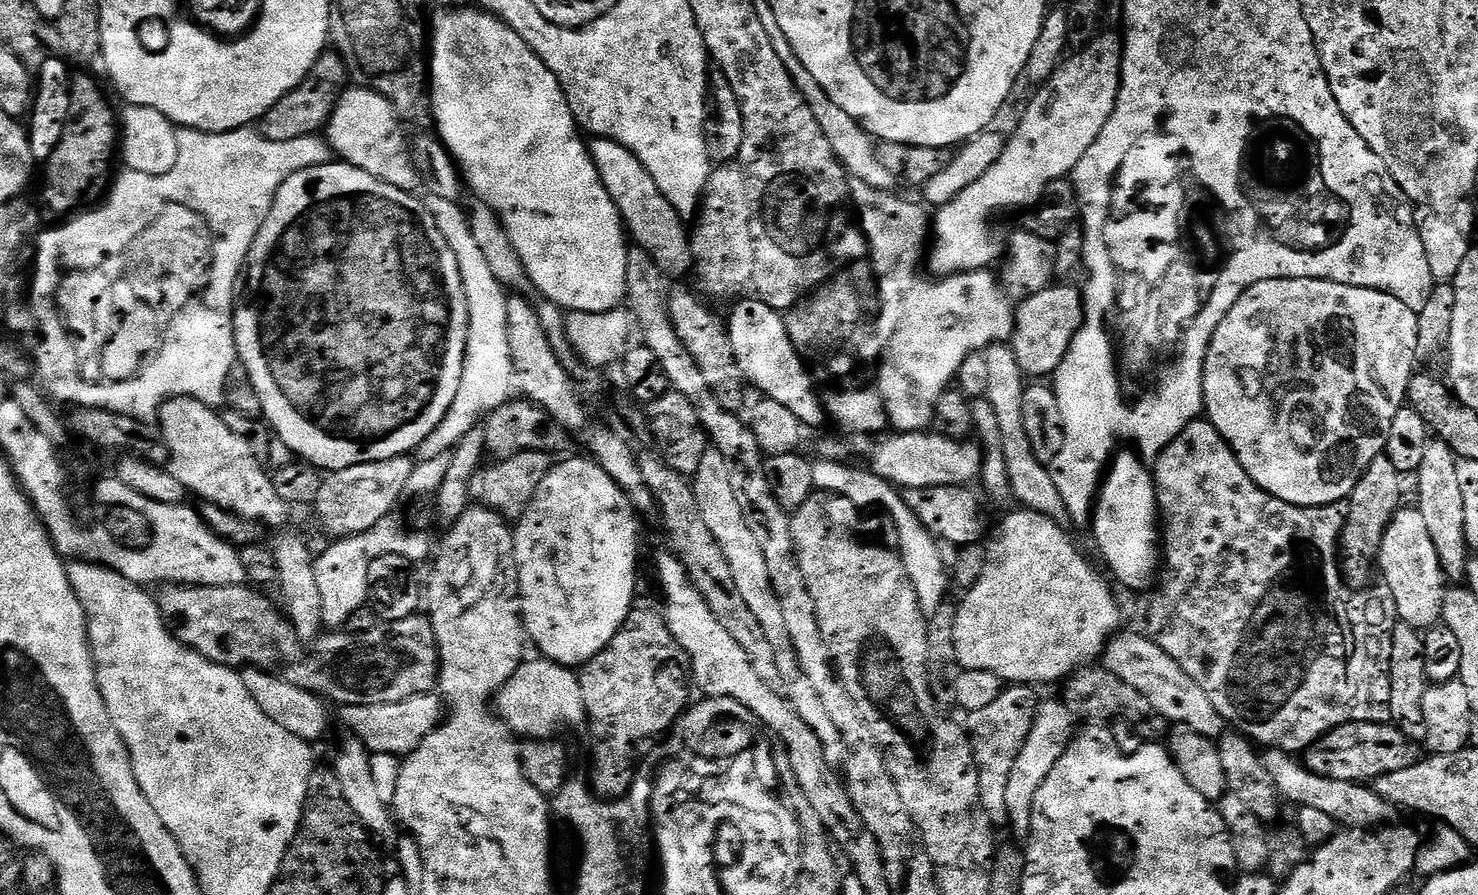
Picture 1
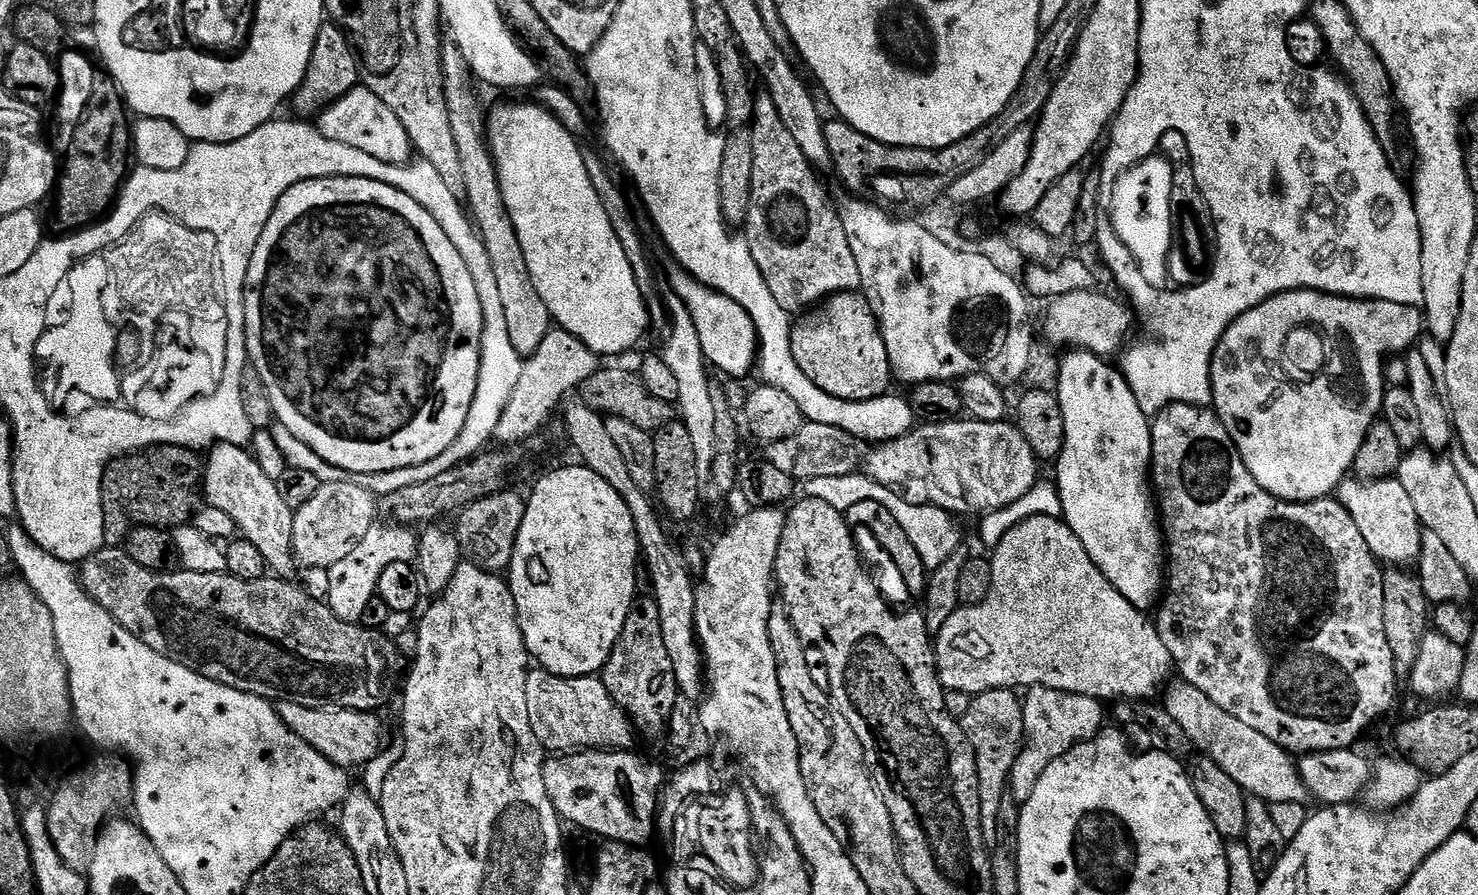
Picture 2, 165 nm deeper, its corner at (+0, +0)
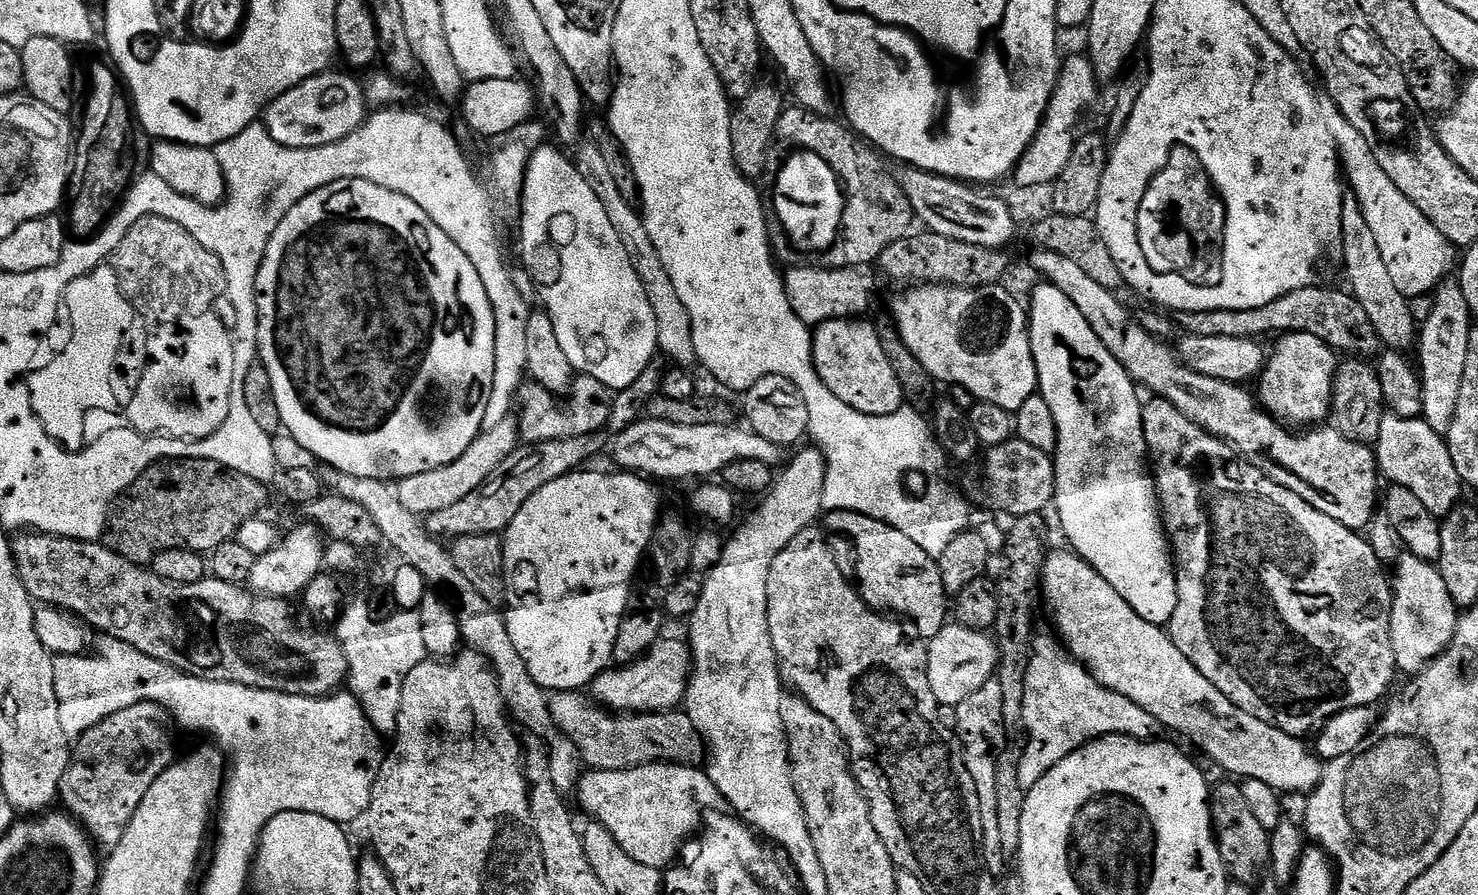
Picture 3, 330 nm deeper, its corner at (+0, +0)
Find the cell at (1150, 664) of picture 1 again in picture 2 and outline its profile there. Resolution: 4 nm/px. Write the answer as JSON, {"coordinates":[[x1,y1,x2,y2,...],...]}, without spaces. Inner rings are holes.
{"coordinates":[[1183,682,1169,683,1167,685,1162,706,1186,730,1190,742,1203,755,1208,756,1249,797,1258,800,1267,800,1269,805,1276,803,1300,803,1307,805,1310,800,1309,790,1300,777,1300,769,1297,761,1282,746,1270,742,1266,734,1258,734,1258,730,1253,730,1251,726,1246,726,1246,722,1238,722,1234,714,1226,714,1222,706,1214,706,1202,690,1198,690,1193,684]]}

